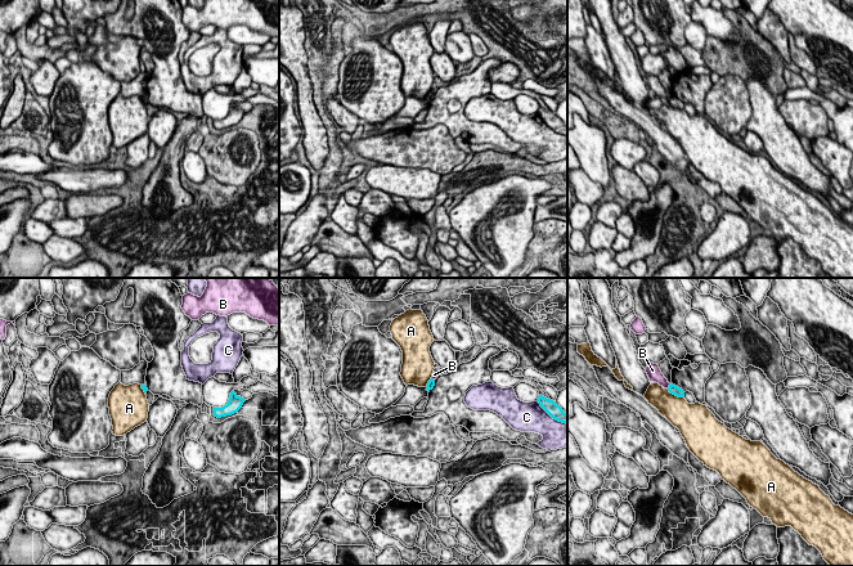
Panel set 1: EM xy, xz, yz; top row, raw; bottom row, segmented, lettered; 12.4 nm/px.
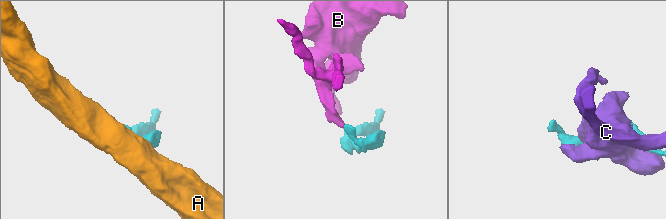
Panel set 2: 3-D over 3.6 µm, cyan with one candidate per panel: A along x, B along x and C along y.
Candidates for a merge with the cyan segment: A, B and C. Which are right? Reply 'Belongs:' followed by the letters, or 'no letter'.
Belongs: no letter

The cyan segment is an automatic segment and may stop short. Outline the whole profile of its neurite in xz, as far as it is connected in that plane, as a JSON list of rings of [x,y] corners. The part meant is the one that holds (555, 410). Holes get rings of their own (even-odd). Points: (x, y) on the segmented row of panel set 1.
[[[539,395],[538,403],[553,419],[567,424],[567,413],[565,413],[553,400]]]

